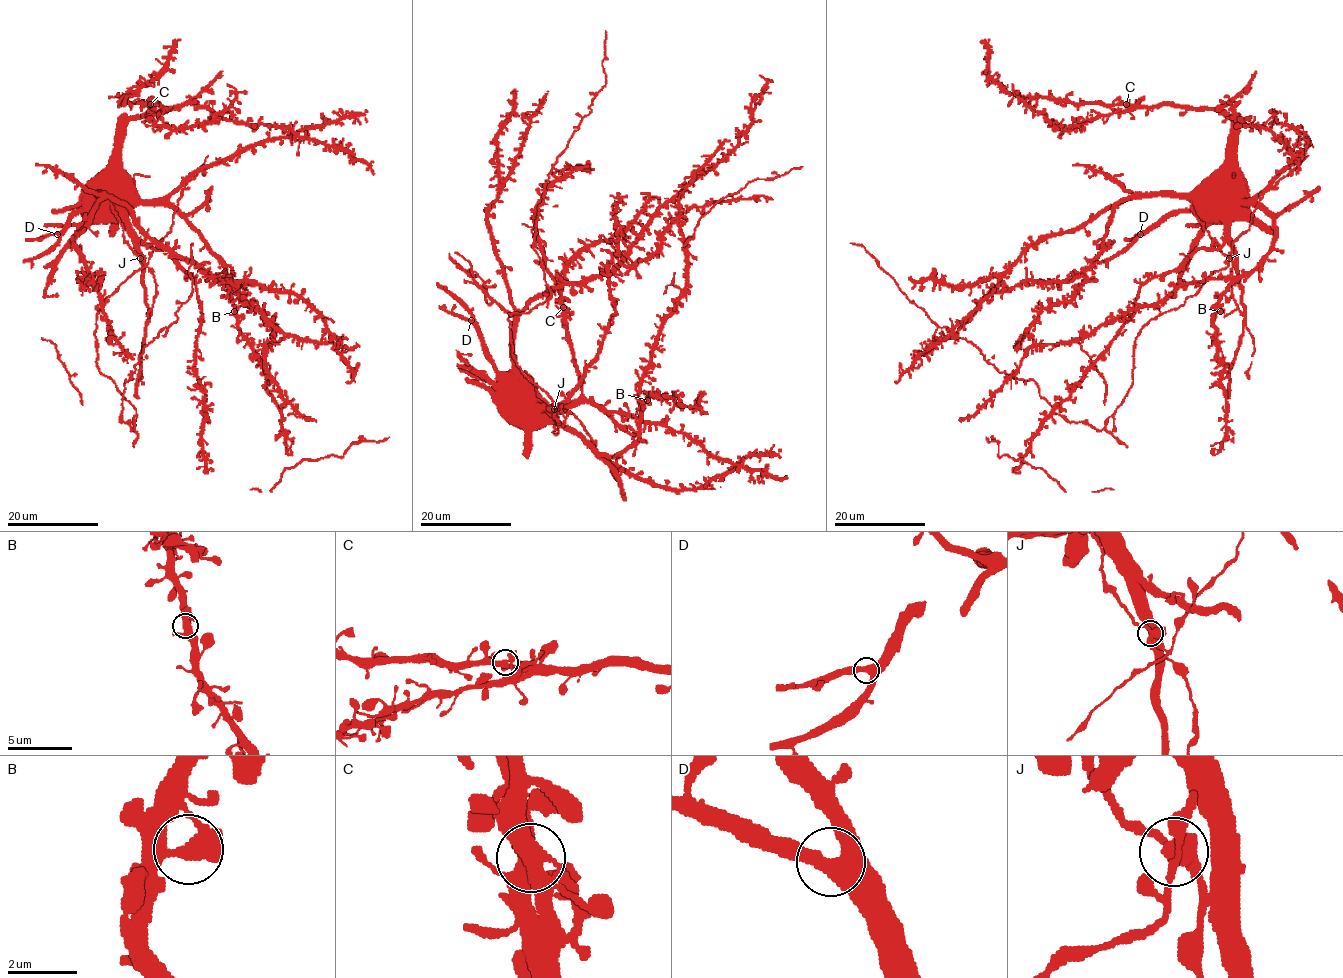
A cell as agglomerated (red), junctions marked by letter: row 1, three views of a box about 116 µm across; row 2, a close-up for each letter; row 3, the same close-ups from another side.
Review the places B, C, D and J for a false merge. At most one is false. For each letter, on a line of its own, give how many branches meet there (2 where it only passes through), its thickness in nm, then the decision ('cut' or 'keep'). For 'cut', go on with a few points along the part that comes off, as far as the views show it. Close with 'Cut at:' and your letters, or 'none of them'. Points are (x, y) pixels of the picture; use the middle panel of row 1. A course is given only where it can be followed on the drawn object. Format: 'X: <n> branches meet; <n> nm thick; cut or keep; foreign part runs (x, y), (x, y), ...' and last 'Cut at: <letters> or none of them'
B: 3 branches meet; 360 nm thick; keep
C: 3 branches meet; 360 nm thick; keep
D: 3 branches meet; 420 nm thick; keep
J: 3 branches meet; 380 nm thick; keep
Cut at: none of them

